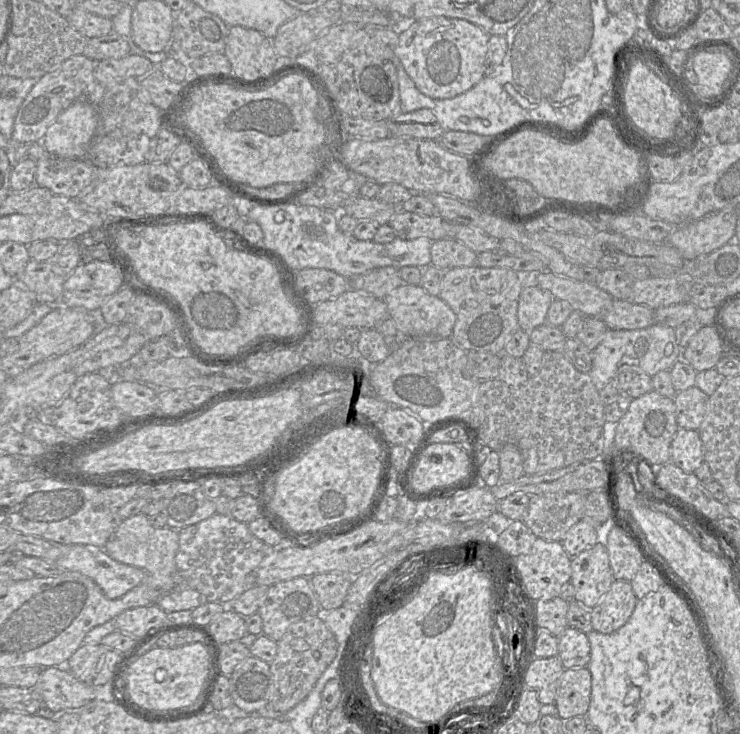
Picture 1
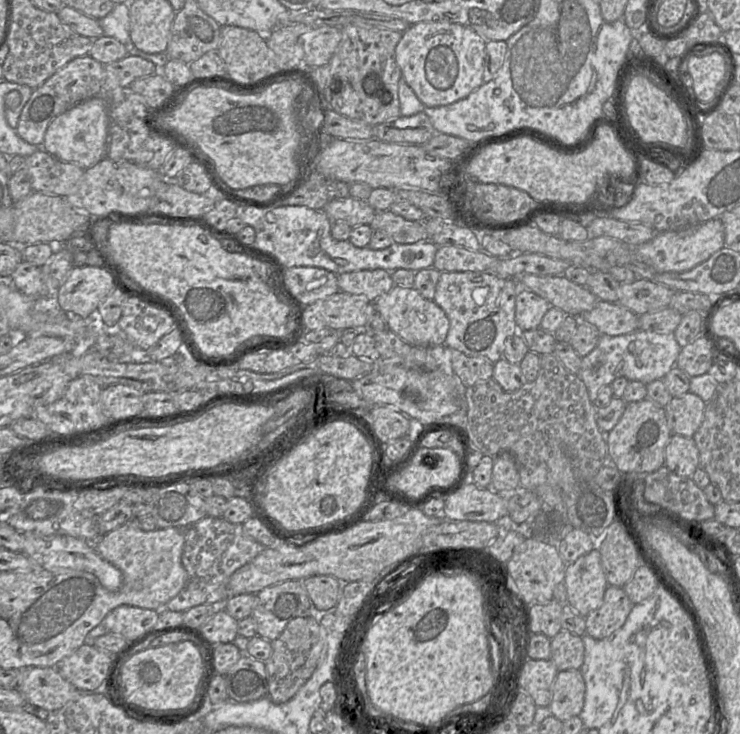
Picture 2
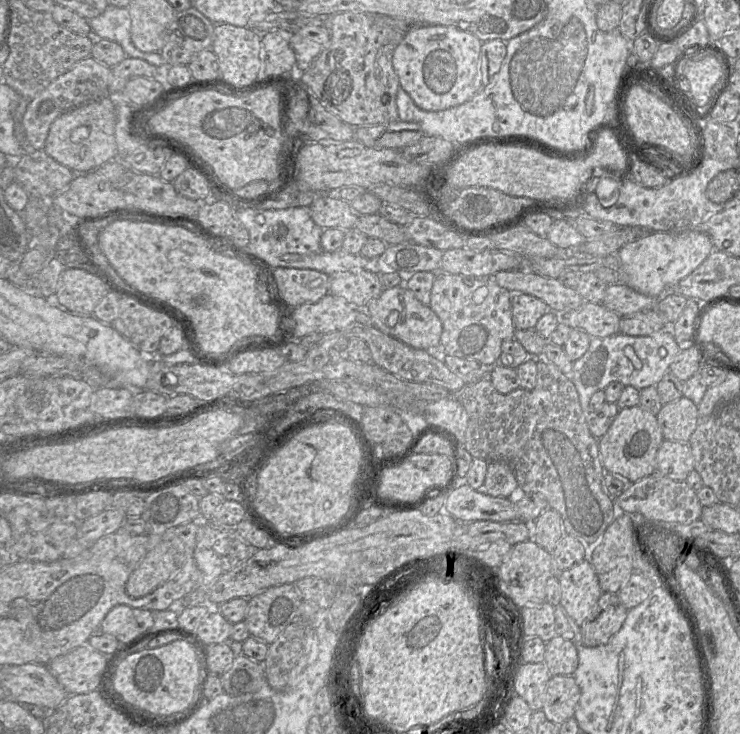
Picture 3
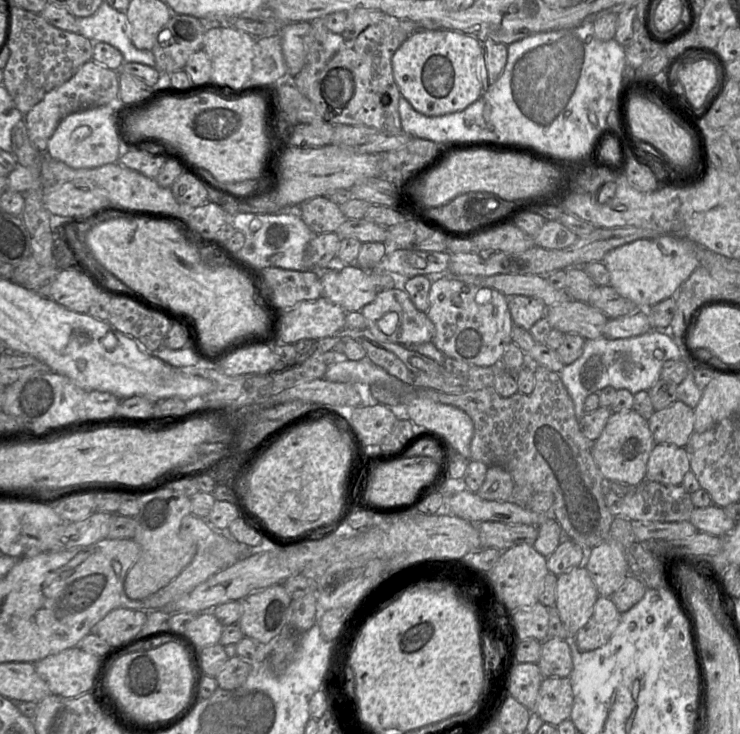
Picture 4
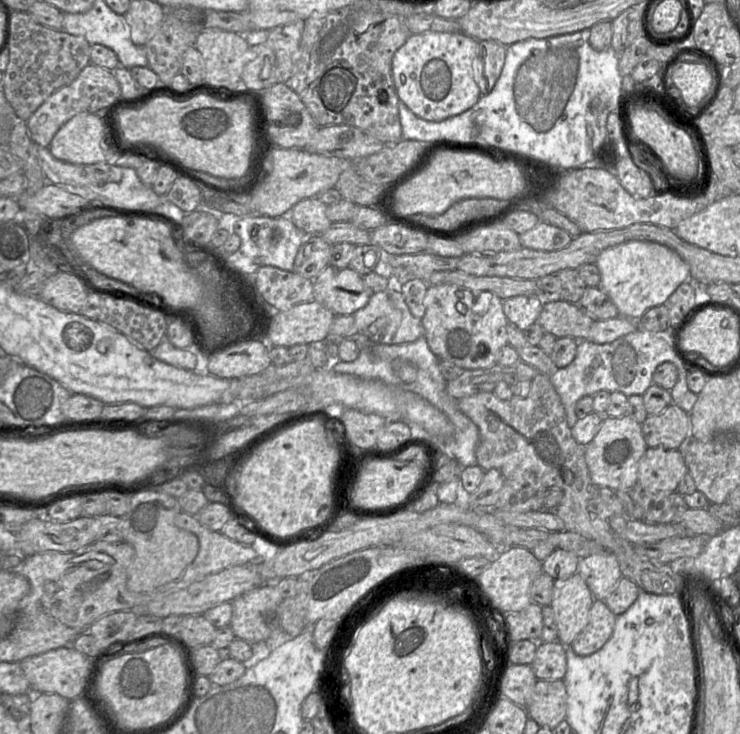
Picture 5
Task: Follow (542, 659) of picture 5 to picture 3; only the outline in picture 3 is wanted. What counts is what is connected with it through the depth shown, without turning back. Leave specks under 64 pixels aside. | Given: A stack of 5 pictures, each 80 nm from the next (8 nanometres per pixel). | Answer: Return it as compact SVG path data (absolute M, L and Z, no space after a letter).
M555 636L546 643L544 663L551 676L573 675L579 663L575 643L561 636Z

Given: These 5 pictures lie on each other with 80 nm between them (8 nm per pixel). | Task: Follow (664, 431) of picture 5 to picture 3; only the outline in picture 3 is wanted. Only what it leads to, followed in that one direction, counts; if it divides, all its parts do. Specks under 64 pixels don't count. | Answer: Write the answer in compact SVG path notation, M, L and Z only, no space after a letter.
M681 398L664 404L656 415L664 440L688 443L699 421L698 406Z

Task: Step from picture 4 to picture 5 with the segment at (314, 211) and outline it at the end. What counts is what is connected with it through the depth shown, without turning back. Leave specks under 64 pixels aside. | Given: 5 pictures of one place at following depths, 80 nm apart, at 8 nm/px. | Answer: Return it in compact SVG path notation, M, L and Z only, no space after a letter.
M308 198L298 202L290 212L294 225L307 235L321 235L332 222L326 215L327 205L318 198Z

